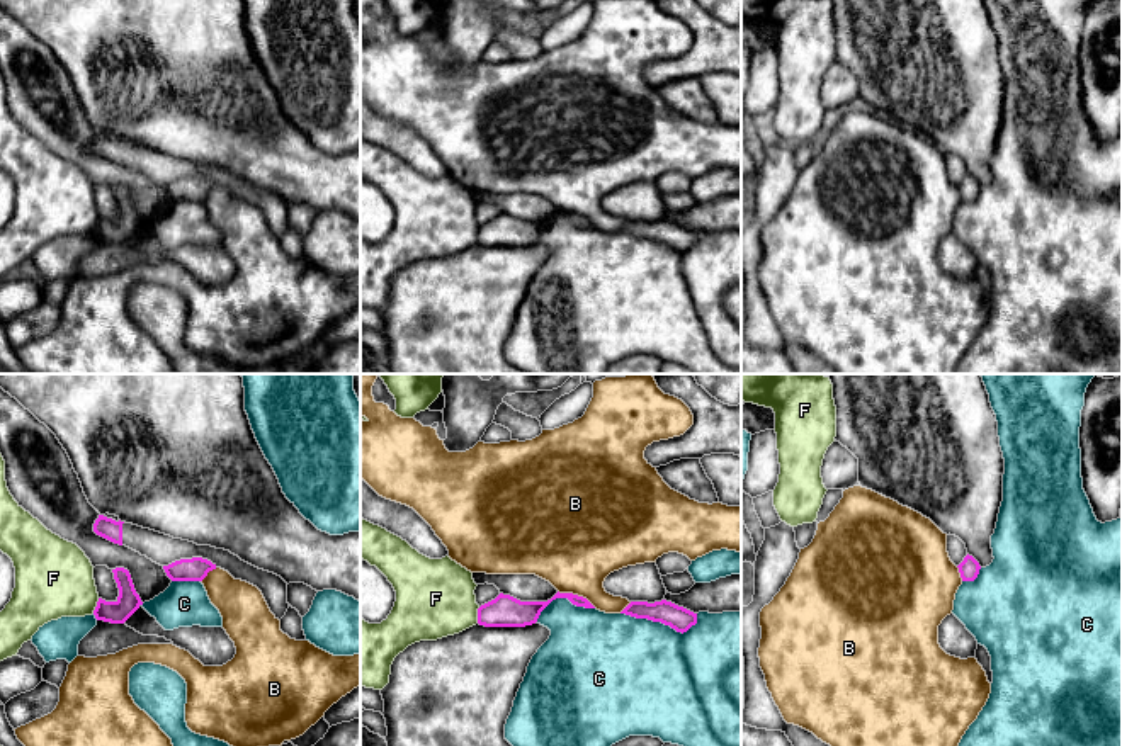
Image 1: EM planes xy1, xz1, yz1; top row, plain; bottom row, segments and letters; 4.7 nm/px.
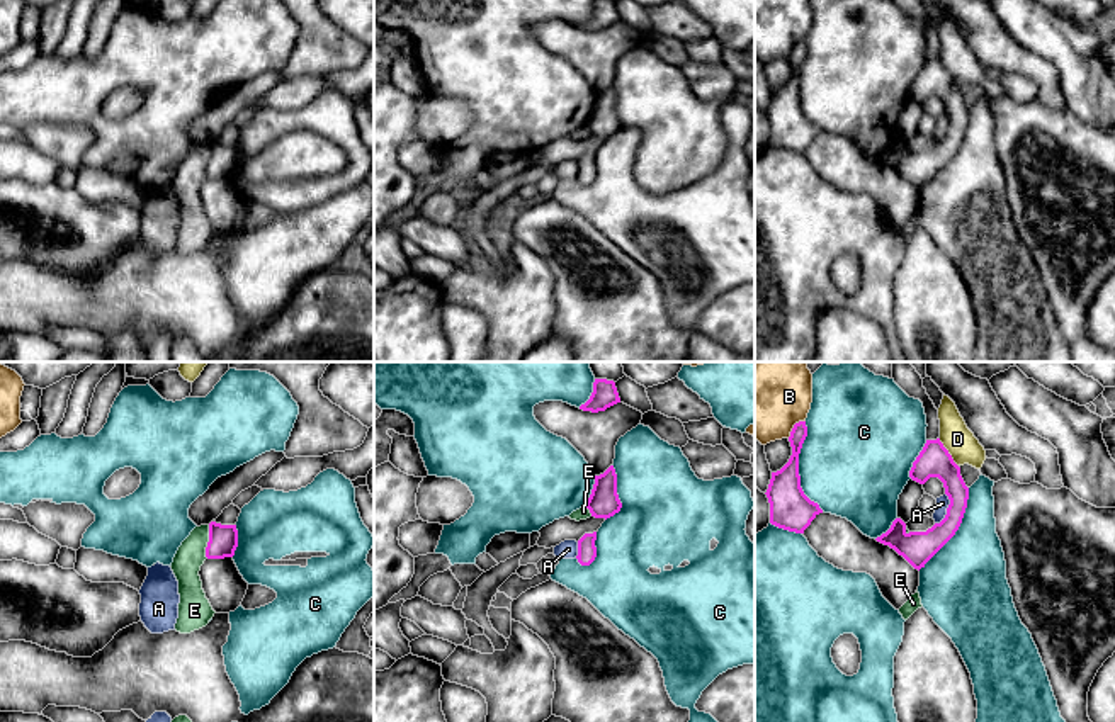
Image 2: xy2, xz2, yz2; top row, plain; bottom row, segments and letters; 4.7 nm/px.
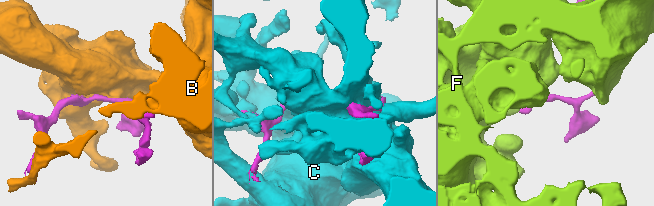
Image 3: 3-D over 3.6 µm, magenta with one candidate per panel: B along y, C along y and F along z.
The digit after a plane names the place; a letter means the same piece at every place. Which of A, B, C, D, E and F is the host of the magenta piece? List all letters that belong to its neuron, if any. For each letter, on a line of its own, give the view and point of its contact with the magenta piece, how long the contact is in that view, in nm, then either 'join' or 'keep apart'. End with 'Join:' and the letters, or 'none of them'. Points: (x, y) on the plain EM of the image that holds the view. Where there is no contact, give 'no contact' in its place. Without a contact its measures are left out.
A: yz2 (947, 129) | 160 nm | keep apart
B: xz1 (577, 214) | 200 nm | keep apart
C: yz2 (798, 87) | 440 nm | keep apart
D: yz2 (947, 72) | 160 nm | keep apart
E: xy2 (208, 162) | 160 nm | keep apart
F: xz1 (478, 235) | 80 nm | keep apart
Join: none of them

